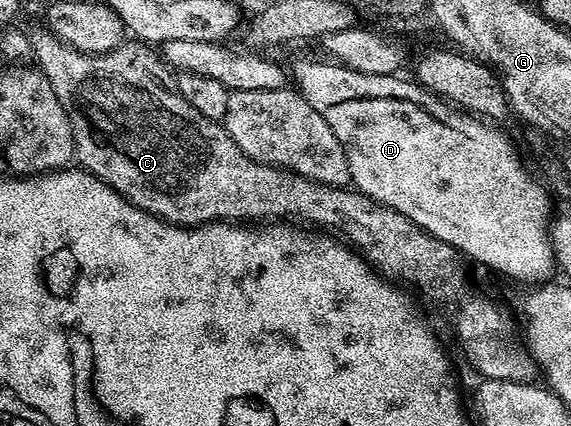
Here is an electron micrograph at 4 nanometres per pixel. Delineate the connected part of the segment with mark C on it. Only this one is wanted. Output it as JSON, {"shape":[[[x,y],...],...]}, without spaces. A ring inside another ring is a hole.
{"shape":[[[45,27],[29,29],[27,34],[33,48],[34,62],[53,85],[53,93],[57,93],[57,101],[61,101],[71,122],[78,166],[108,183],[135,207],[180,227],[201,227],[216,221],[271,219],[267,221],[298,221],[315,229],[338,233],[343,242],[360,252],[384,279],[406,285],[416,292],[419,290],[423,294],[424,304],[427,302],[441,307],[455,326],[455,335],[459,338],[464,357],[471,362],[473,370],[480,371],[483,379],[536,382],[535,358],[528,353],[526,346],[521,345],[520,340],[519,343],[515,340],[515,323],[510,313],[487,295],[471,295],[471,287],[467,284],[468,264],[464,255],[453,249],[453,245],[422,231],[416,223],[409,221],[409,217],[397,213],[392,207],[375,203],[357,190],[326,187],[284,167],[271,167],[268,163],[253,161],[240,149],[237,141],[229,137],[222,122],[201,117],[201,113],[197,113],[197,109],[181,97],[178,86],[167,80],[168,72],[162,58],[156,52],[154,55],[151,52],[154,50],[142,42],[124,41],[103,55],[91,55],[75,50]]]}

